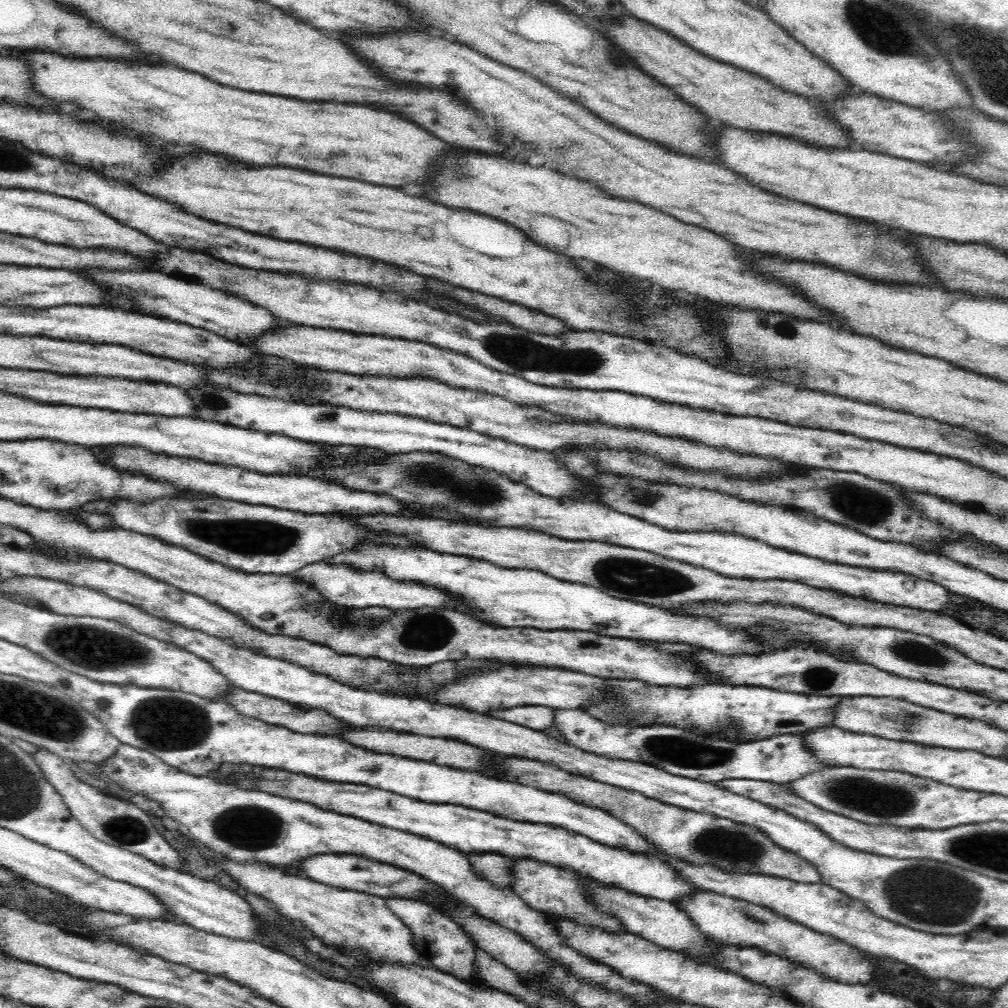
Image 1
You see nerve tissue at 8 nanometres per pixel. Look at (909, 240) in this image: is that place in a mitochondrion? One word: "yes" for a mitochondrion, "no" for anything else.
no

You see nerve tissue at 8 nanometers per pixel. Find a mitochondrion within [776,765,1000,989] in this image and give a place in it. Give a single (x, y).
(920, 892)

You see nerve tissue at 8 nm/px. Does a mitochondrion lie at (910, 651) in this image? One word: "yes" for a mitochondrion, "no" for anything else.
yes

